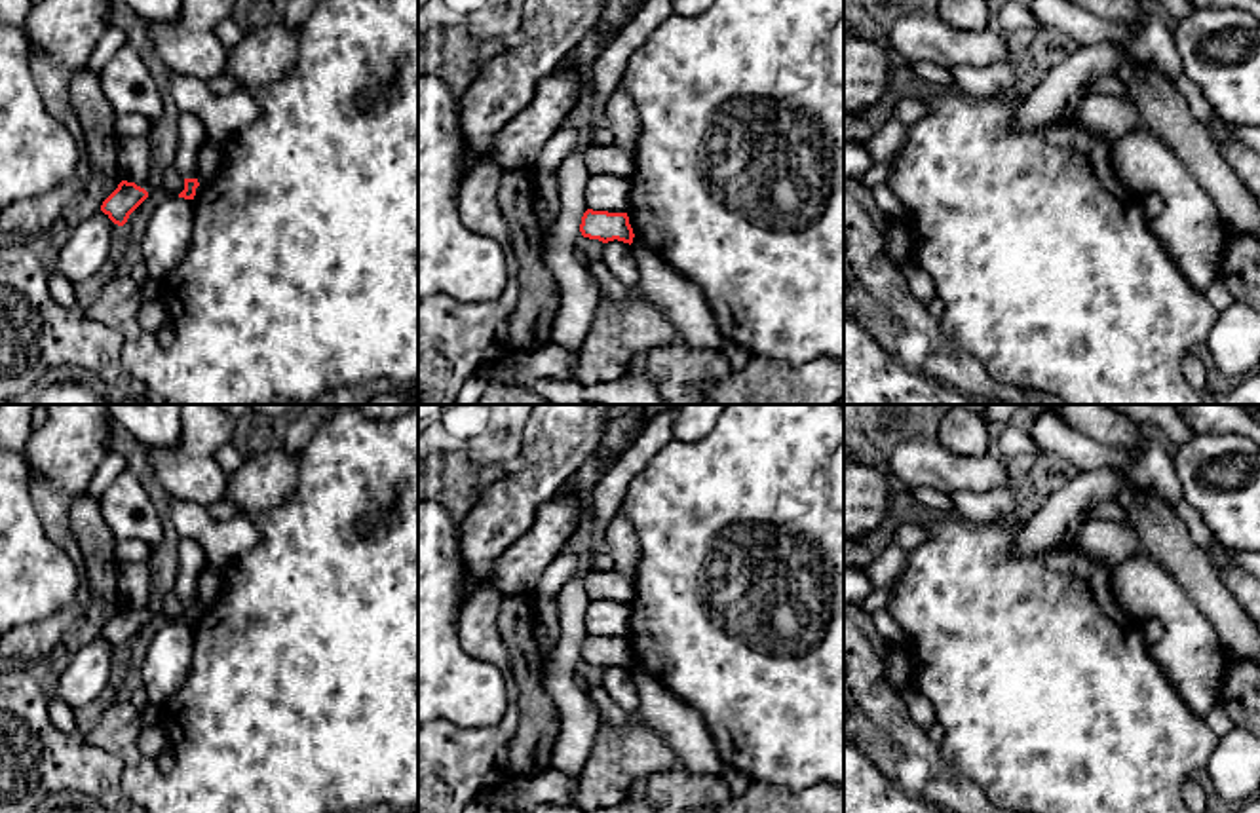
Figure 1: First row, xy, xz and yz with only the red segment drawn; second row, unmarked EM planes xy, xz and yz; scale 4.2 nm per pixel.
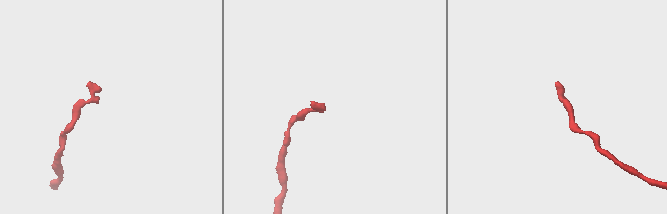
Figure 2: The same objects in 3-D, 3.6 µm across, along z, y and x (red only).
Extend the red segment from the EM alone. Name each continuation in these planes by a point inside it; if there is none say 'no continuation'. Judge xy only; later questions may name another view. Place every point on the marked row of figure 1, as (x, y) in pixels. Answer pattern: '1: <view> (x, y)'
no continuation

